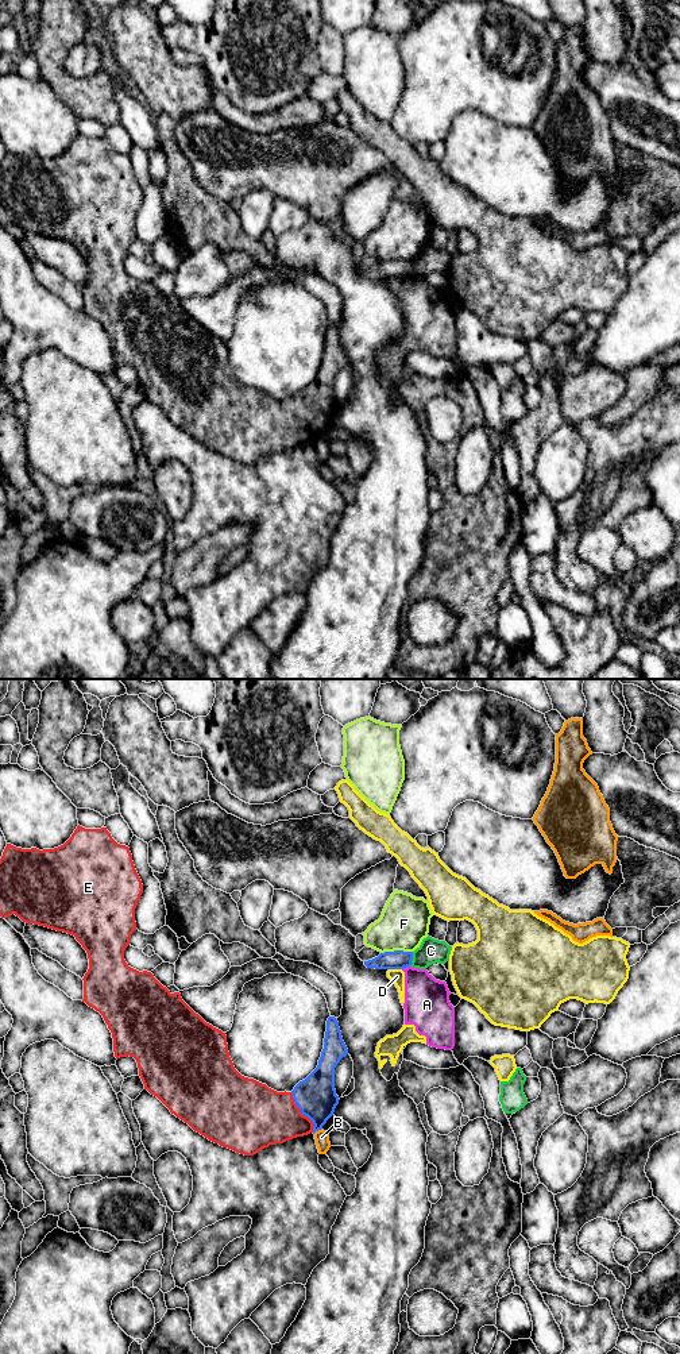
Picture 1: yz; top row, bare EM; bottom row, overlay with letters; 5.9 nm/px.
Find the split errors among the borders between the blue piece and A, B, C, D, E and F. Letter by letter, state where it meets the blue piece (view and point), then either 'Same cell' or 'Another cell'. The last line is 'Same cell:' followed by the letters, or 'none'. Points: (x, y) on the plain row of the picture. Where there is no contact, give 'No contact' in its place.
A: Touches blue at yz (405, 276). Another cell
B: Touches blue at yz (317, 439). Another cell
C: Touches blue at yz (412, 267). Another cell
D: Touches blue at yz (395, 277). Another cell
E: Touches blue at yz (301, 421). Same cell
F: Touches blue at yz (395, 259). Another cell
Same cell: E

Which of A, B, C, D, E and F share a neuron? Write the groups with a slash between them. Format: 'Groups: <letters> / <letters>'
Groups: A D / B / C / E / F

